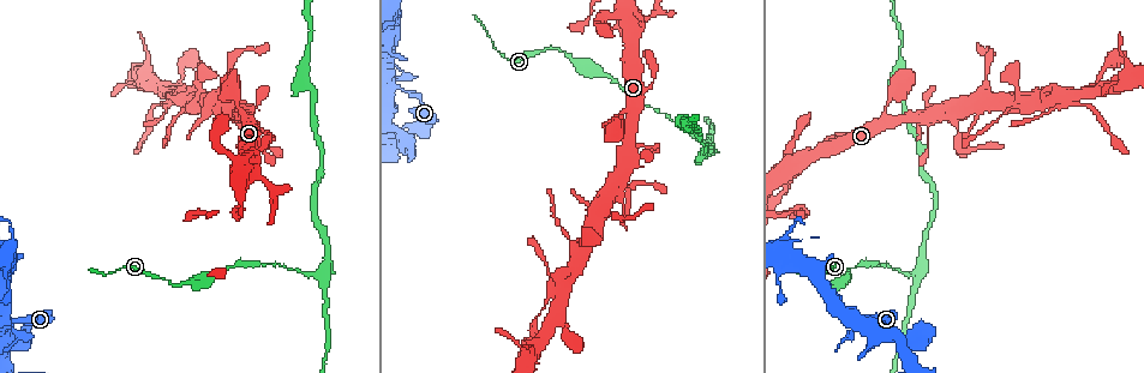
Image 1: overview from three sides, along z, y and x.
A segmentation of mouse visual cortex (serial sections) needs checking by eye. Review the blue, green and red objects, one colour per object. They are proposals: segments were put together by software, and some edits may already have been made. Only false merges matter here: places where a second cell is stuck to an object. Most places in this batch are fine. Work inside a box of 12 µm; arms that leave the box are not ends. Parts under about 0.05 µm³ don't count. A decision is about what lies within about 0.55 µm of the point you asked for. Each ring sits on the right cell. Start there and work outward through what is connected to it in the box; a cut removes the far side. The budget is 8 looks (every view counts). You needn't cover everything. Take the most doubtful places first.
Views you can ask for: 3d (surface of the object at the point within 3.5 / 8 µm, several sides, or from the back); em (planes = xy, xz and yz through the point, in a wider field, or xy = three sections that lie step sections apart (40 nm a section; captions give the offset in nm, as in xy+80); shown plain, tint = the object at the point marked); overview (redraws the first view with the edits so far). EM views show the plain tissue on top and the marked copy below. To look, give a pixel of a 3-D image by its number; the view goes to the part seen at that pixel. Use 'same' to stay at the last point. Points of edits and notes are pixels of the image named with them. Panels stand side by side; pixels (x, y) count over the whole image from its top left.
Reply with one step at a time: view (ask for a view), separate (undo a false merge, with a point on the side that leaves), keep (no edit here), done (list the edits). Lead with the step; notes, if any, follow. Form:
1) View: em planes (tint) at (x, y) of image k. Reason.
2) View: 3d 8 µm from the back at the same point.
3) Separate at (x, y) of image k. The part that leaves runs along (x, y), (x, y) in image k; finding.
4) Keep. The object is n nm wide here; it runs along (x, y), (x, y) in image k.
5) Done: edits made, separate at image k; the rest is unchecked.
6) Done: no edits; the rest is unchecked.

View: 3d 3.5 µm at (918, 280) of image 1. Sudden change in width.

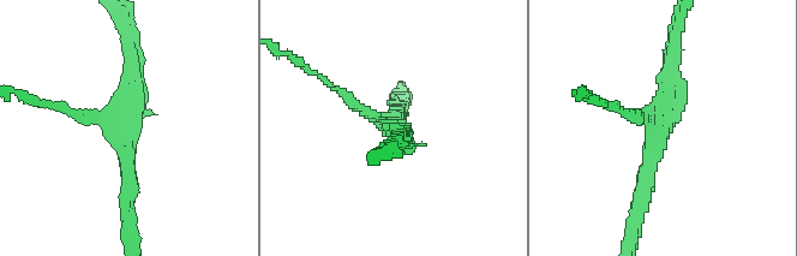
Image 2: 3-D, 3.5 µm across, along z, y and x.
View: em xy step 2 (tint) at (658, 126) of image 2. 3 arms meet here; the arms are 100, 200, 200 nm wide; now the EM.

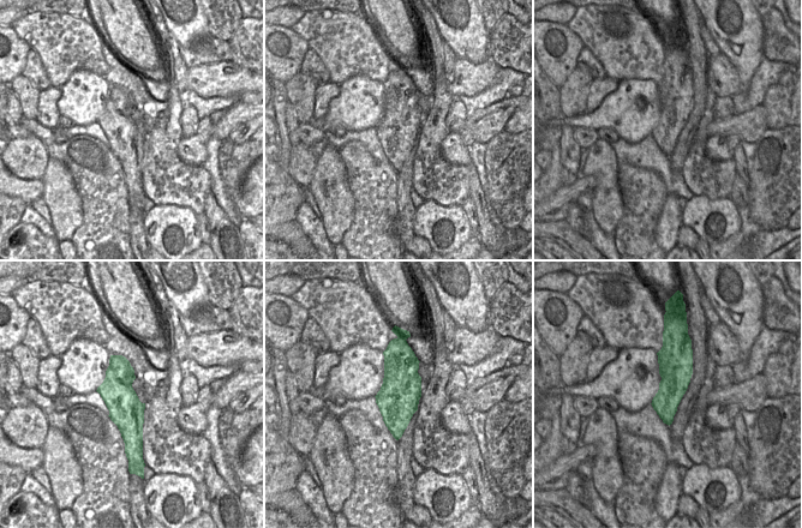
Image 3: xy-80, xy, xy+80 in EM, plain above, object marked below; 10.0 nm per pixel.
View: em xy step 5 (tint) at the same point. Cut it another way.

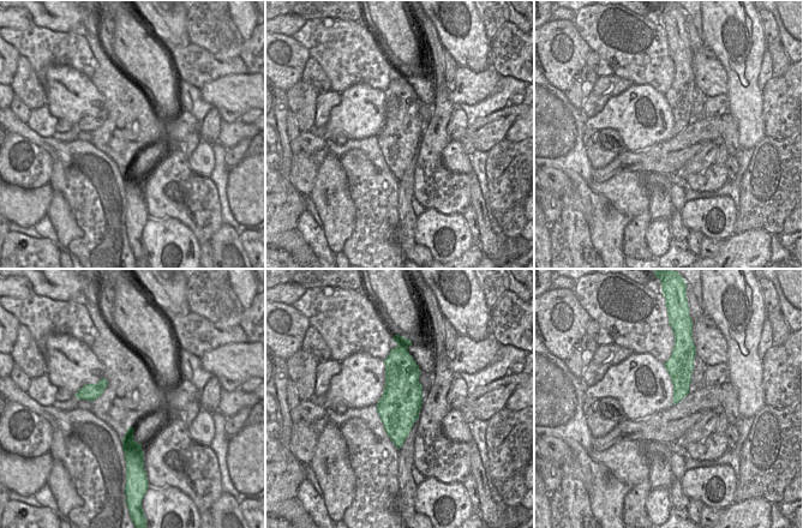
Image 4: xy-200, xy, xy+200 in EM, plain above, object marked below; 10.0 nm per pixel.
Keep. It runs along (327, 81), (401, 142) in image 2; one cell here.

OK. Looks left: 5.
View: 3d 3.5 µm at (304, 79) of image 1. Calibre changes.

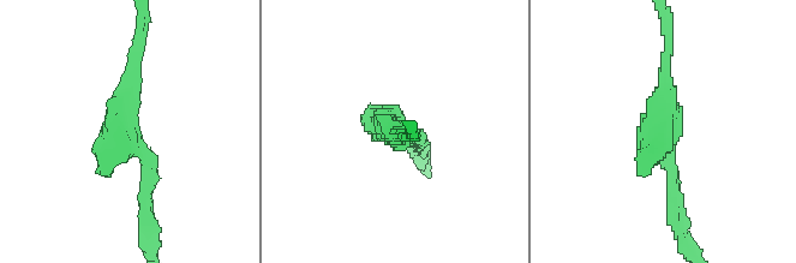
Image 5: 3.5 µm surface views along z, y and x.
View: em xy step 5 (tint) at (126, 135) of image 5.

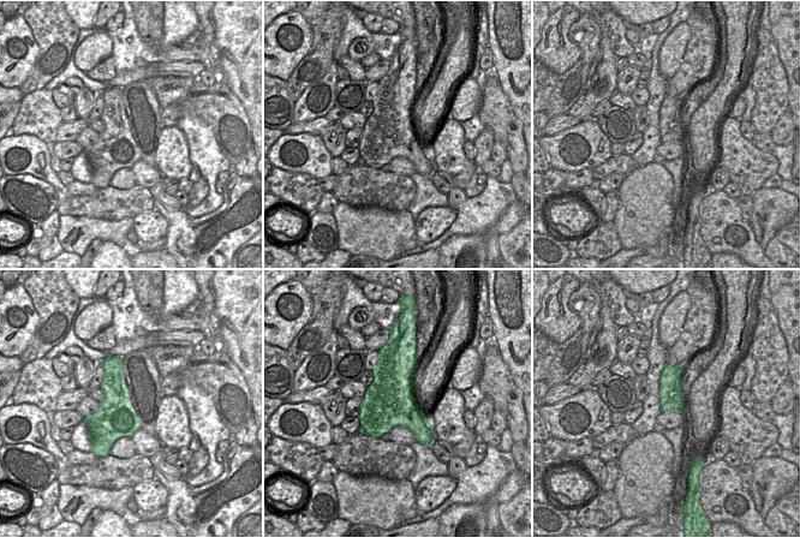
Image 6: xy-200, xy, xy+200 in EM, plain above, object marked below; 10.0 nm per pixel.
Keep. It runs along (675, 205), (663, 150), (665, 58) in image 5; continuous, no second cell.

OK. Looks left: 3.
View: 3d 8 µm from the back at (1058, 97) of image 1.

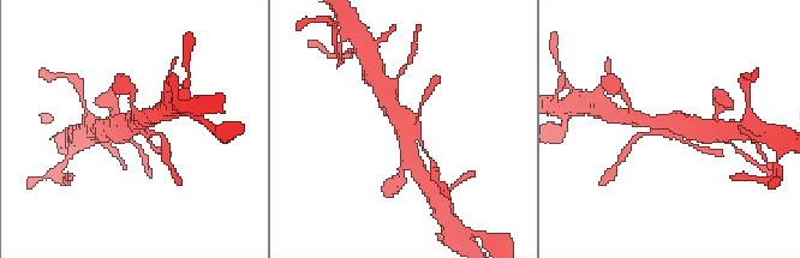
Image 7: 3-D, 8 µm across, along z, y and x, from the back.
View: em xy step 2 (tint) at (402, 122) of image 7. Need the tissue.

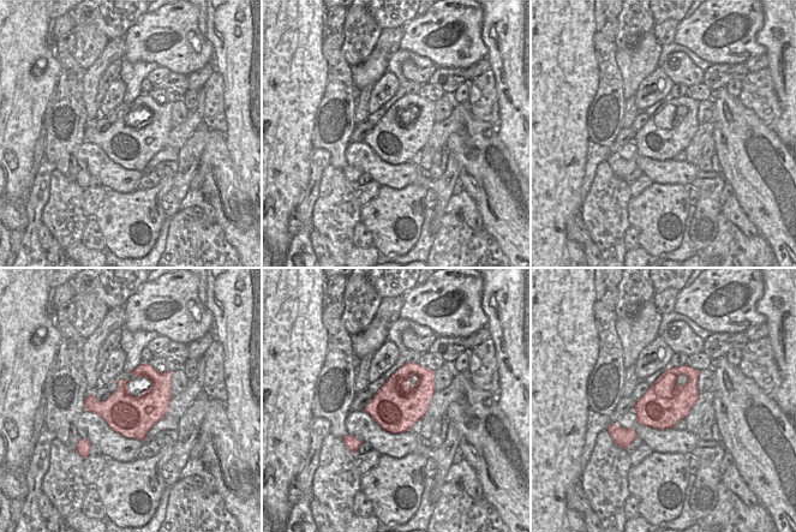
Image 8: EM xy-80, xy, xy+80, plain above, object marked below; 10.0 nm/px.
Keep. It runs along (384, 96), (411, 152) in image 7; continuous, no second cell.

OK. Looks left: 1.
Done: no edits; the rest is unchecked.

